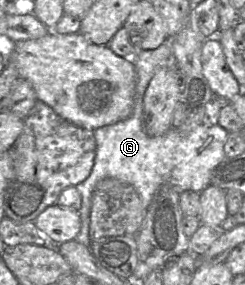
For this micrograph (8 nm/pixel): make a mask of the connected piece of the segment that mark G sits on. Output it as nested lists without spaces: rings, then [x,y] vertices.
[[[170,41],[156,49],[138,51],[132,58],[136,69],[136,87],[132,114],[115,124],[100,127],[94,131],[96,153],[89,176],[75,187],[82,203],[79,209],[81,229],[76,241],[89,246],[90,212],[92,195],[97,183],[105,178],[116,178],[132,185],[141,197],[145,207],[149,205],[157,188],[162,184],[171,185],[179,194],[186,190],[198,193],[211,183],[214,169],[226,159],[224,145],[228,132],[219,124],[198,125],[188,135],[181,135],[170,128],[161,136],[150,137],[143,127],[143,98],[147,86],[157,69],[173,62]]]

